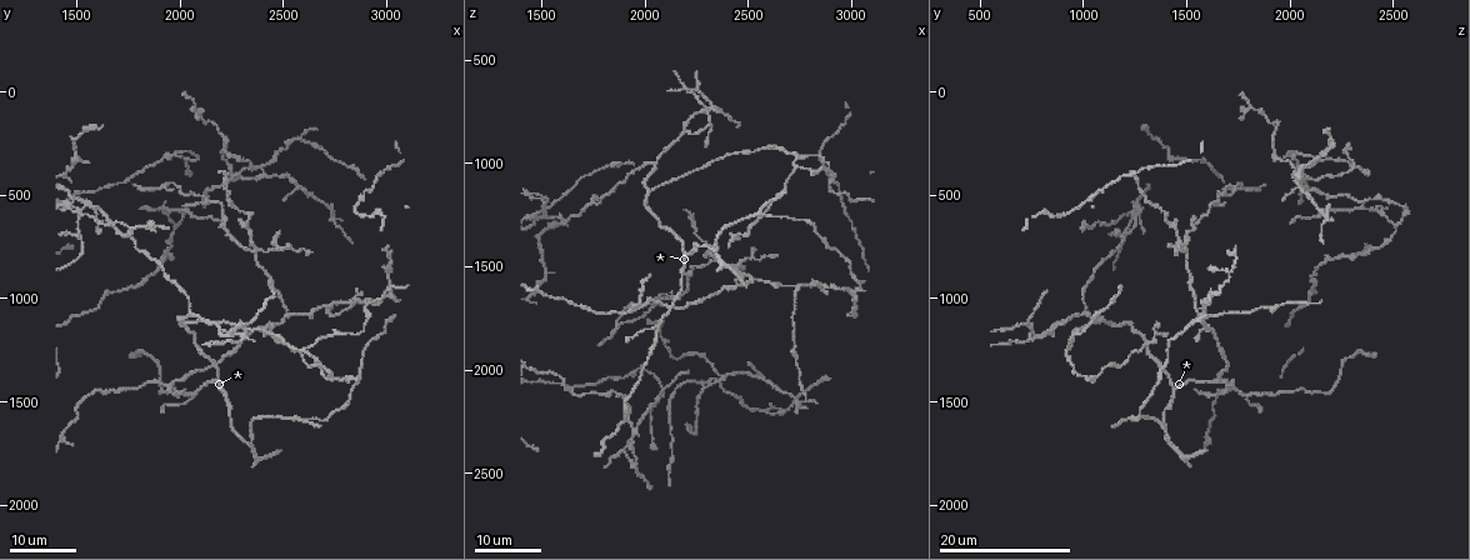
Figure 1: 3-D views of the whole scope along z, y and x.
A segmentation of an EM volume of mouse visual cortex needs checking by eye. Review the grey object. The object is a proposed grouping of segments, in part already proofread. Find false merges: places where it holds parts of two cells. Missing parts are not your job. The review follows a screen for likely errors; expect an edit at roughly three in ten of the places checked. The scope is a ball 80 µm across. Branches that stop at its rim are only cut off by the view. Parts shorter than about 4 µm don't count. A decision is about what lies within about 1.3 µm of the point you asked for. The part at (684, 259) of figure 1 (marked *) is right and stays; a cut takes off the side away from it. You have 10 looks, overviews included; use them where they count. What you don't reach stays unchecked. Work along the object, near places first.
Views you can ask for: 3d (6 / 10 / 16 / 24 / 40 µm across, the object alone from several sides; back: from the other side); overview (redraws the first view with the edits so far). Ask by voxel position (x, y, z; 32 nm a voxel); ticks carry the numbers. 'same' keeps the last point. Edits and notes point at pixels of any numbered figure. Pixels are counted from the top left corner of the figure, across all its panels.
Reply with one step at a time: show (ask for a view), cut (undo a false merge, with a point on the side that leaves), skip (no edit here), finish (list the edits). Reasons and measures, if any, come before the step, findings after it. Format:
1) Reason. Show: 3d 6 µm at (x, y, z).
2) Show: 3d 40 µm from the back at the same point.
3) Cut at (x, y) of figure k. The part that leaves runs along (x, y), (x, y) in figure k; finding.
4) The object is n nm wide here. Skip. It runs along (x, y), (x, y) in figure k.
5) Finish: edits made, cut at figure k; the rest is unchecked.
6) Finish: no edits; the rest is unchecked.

Three arms meet. Show: 3d 16 µm at (1960, 1440, 1700).

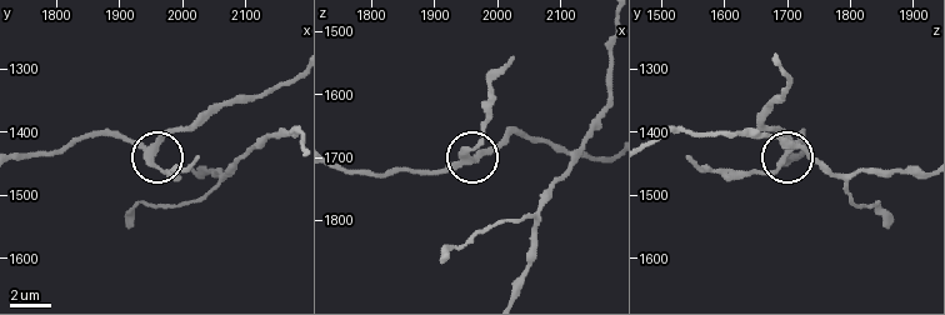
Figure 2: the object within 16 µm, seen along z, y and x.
Show: 3d 6 µm at (1945, 1430, 1705).

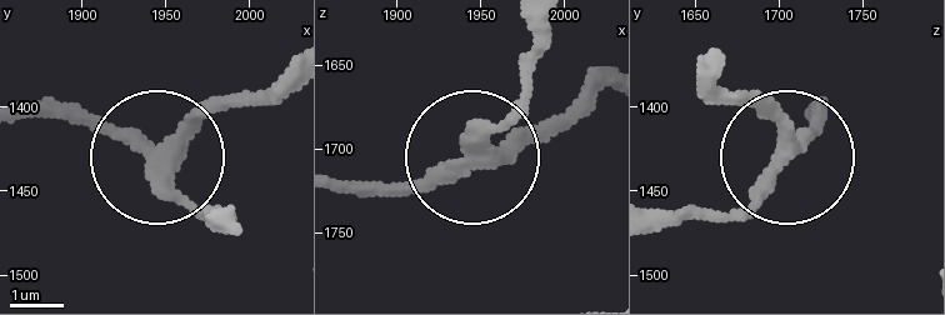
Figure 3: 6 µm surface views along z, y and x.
The object is 300 nm wide here. Skip. It runs along (598, 100), (481, 150), (540, 55) in figure 3; continuous, no second cell.

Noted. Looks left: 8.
Side arm on a straight run. Show: 3d 16 µm at (2140, 1400, 1700).

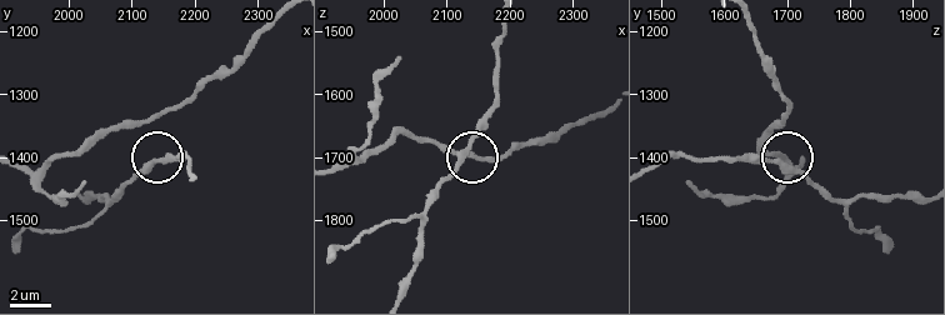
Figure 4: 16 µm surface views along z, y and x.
Show: 3d 6 µm at (2135, 1405, 1685).

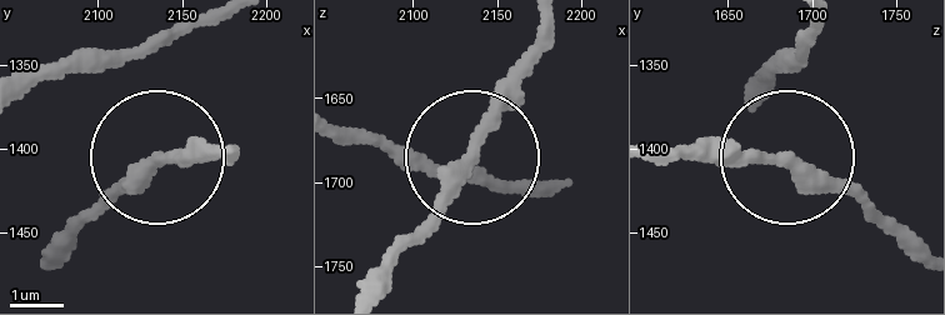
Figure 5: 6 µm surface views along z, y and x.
3 arms meet here. Skip. It runs along (548, 31), (454, 193), (378, 269) in figure 5; one cell here.

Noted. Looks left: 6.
Side arm on a straight run. Show: 3d 24 µm at (2400, 400, 2030).

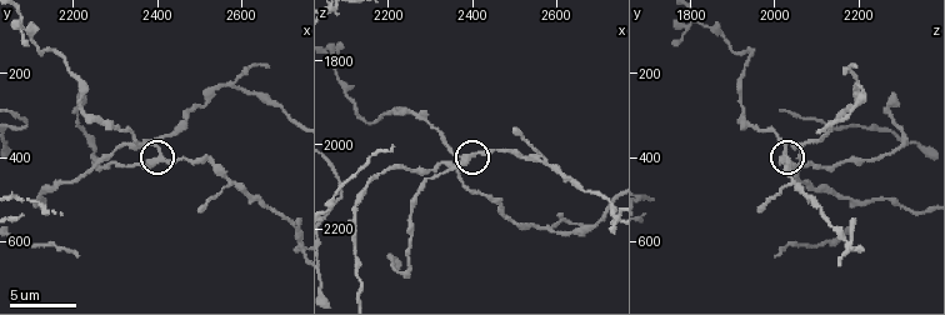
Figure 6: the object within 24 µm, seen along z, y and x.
Show: 3d 6 µm at (2405, 395, 2025).

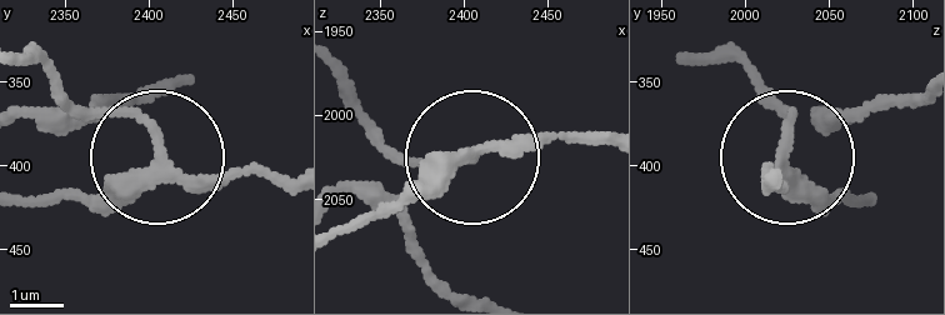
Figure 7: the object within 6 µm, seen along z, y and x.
3 arms meet here. Skip. It runs along (336, 235), (403, 208), (498, 141), (605, 131) in figure 7; one cell here.

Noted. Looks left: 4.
Three arms meet. Show: 3d 24 µm at (1980, 310, 2000).

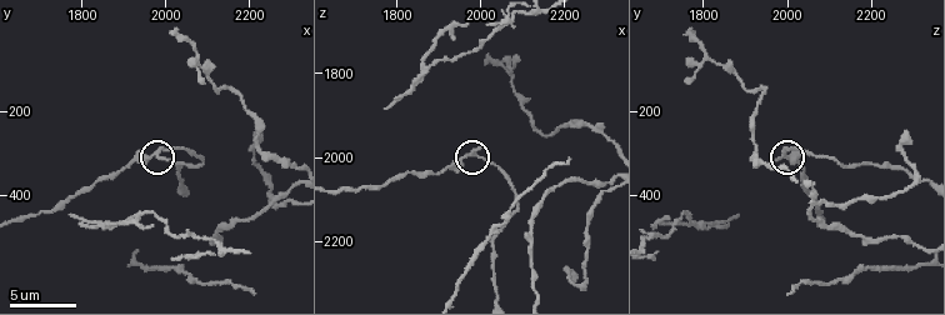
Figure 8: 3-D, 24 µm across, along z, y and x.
Closer look. Show: 3d 10 µm at (1970, 295, 1995).

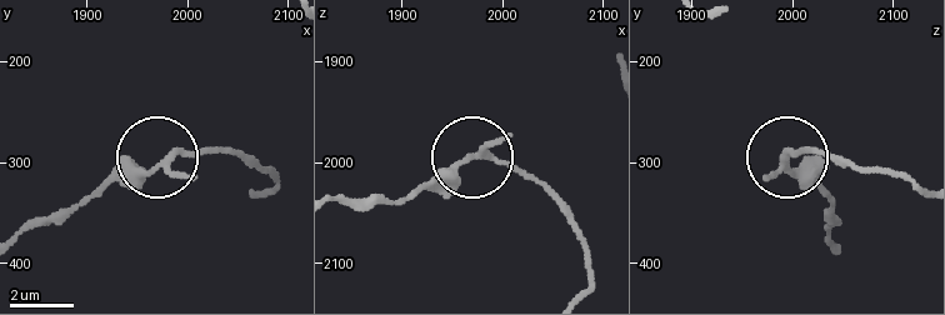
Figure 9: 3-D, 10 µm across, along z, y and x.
3 arms meet here. Skip. One cell here.

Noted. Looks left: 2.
Side arm on a straight run. Show: 3d 16 µm at (1530, 330, 1540).

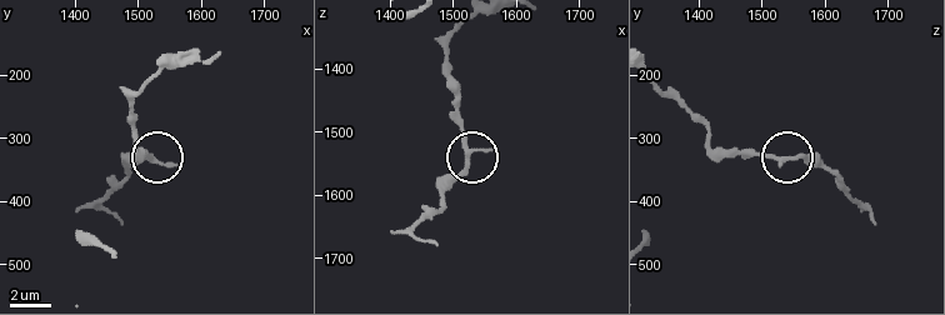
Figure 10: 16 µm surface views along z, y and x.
Zoom in. Show: 3d 6 µm at (1520, 335, 1545).

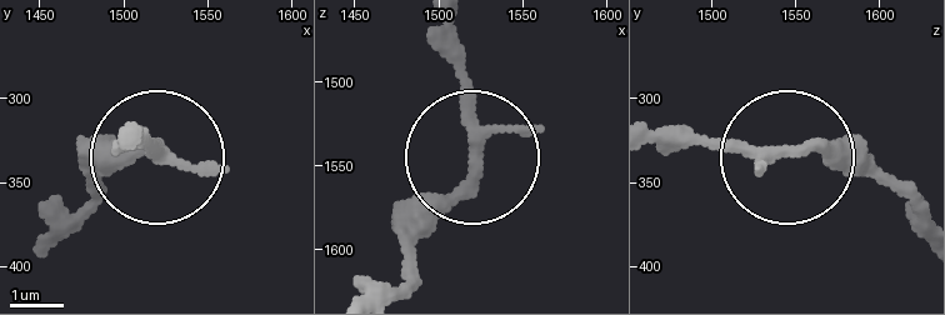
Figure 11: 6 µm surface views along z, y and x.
The object is 200 nm wide here. Skip. All the same cell.

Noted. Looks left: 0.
Finish: no edits; the rest is unchecked.

